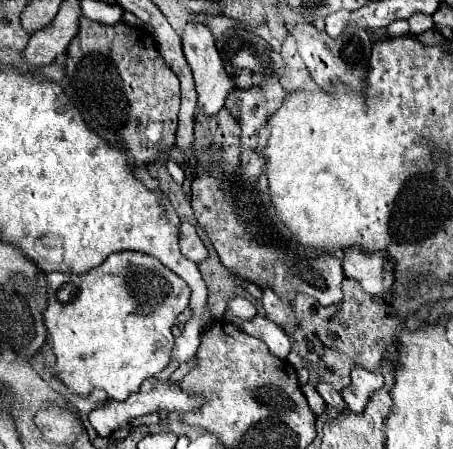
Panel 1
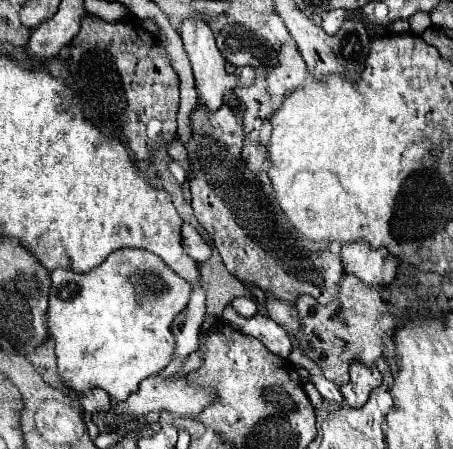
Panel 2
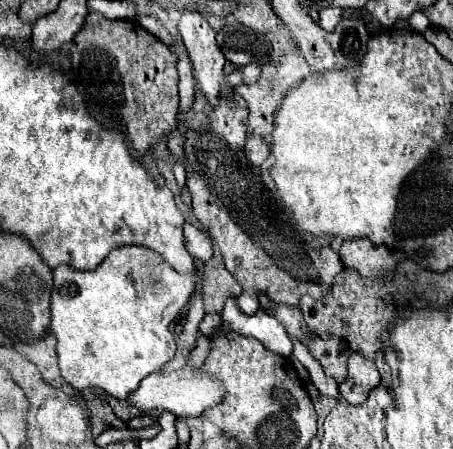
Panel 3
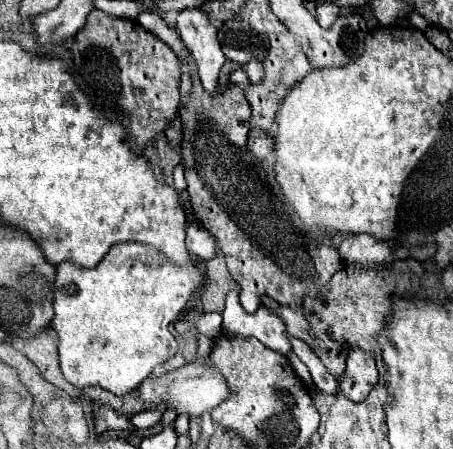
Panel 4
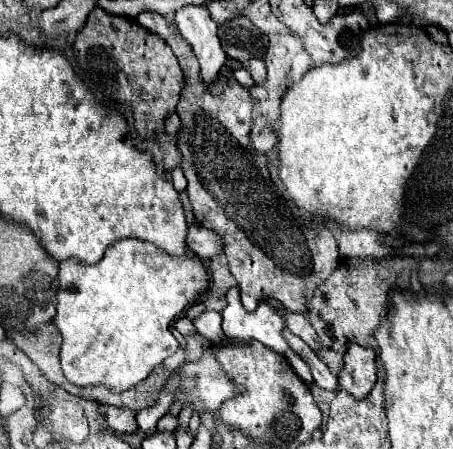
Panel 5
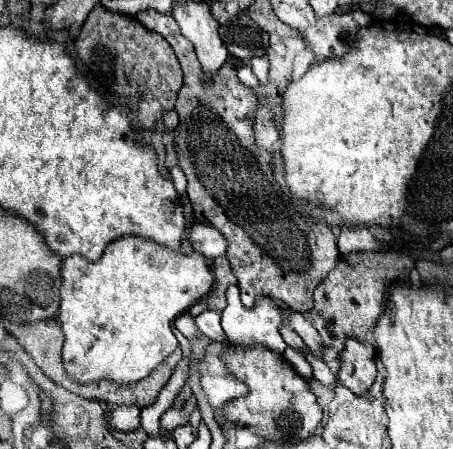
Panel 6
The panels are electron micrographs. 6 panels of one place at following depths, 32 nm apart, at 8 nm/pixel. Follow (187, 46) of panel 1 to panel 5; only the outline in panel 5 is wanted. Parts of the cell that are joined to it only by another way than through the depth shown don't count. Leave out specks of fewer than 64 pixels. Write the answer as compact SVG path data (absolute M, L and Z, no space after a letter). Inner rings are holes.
M182 6L176 10L176 24L180 34L192 46L200 68L204 84L212 84L226 62L226 52L222 50L218 38L218 24L210 18L206 6Z

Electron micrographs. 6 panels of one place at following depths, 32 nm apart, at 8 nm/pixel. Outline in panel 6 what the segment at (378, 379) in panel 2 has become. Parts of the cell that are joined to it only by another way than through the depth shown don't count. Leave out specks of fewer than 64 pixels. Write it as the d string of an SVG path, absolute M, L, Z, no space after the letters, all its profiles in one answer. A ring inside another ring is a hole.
M348 338L344 342L344 352L340 354L338 380L358 396L370 390L376 378L376 350L368 342L358 342Z

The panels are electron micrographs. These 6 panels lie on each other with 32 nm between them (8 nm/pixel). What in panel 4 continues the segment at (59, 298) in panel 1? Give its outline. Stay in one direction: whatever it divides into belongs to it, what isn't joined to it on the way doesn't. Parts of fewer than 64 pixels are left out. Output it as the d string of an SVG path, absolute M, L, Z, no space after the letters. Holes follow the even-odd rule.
M140 242L114 244L94 268L80 268L72 262L58 264L52 328L60 336L58 350L64 378L76 388L102 386L118 396L136 390L146 376L176 354L178 342L170 332L170 324L188 306L200 286L204 286L204 272L198 260L192 260L188 268L180 268L150 244Z

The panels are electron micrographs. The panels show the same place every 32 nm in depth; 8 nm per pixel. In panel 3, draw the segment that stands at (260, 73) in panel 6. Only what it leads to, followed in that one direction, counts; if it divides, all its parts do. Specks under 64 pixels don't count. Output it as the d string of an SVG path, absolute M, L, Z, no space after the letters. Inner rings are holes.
M248 64L242 68L244 72L244 84L256 84L260 78L260 66L258 64Z

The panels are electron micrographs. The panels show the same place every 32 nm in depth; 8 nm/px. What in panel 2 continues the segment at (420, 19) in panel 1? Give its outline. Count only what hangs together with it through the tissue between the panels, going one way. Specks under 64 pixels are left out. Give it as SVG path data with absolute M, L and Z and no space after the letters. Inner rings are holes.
M412 14L412 16L408 18L408 22L410 22L410 30L412 30L414 34L422 34L426 28L432 26L428 14Z

